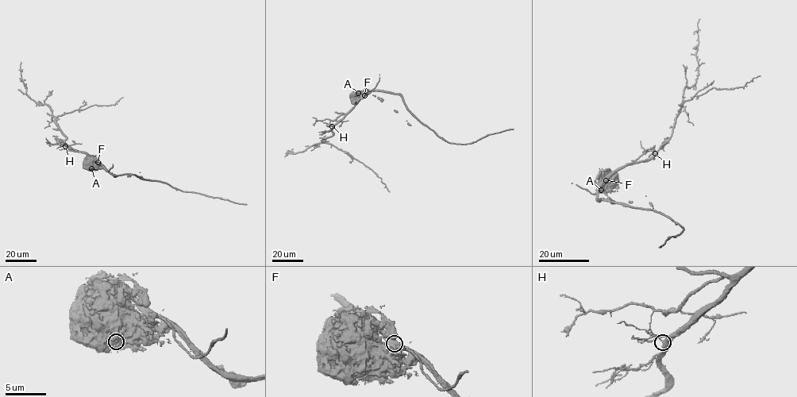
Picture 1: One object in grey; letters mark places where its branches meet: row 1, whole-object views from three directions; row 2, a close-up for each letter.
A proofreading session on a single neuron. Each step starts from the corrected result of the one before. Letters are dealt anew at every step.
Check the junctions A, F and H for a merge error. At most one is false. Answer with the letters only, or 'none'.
F

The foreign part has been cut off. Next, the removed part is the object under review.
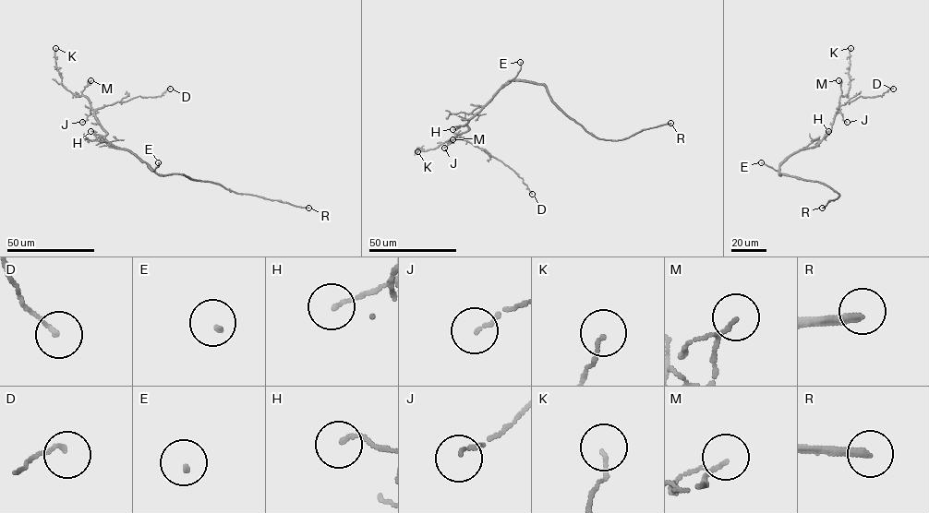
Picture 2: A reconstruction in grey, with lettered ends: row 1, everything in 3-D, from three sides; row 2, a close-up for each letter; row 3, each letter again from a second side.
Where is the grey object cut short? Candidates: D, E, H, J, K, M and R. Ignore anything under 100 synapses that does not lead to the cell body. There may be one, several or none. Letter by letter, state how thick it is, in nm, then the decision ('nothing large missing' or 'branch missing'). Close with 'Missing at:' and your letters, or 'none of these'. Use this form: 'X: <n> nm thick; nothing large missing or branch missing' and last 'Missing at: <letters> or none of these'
D: 110 nm thick; nothing large missing
E: 80 nm thick; branch missing
H: 100 nm thick; nothing large missing
J: 90 nm thick; nothing large missing
K: 100 nm thick; nothing large missing
M: 70 nm thick; nothing large missing
R: 240 nm thick; branch missing
Missing at: E, R

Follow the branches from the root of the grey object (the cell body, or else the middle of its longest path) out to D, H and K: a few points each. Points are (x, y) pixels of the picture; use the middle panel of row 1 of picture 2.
D: (507, 84), (469, 120), (468, 130), (456, 137), (485, 149), (501, 161), (523, 179), (532, 194)
H: (507, 84), (464, 125), (452, 129)
K: (507, 84), (469, 120), (466, 132), (434, 149), (417, 151)

